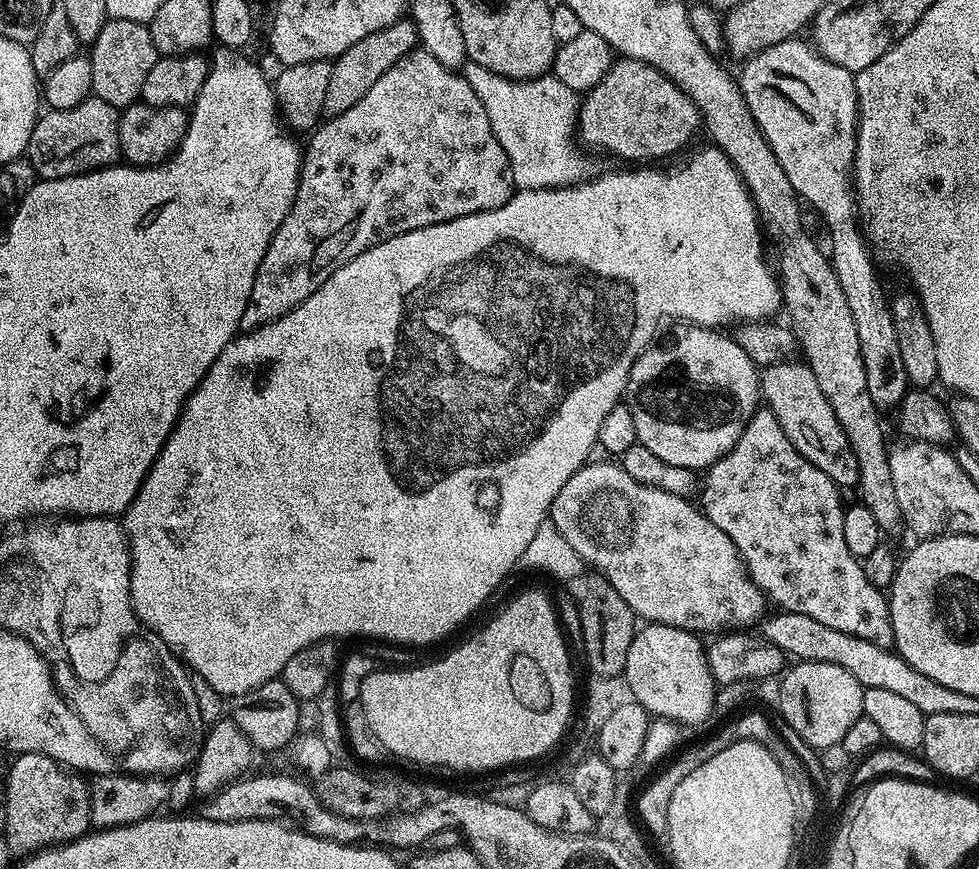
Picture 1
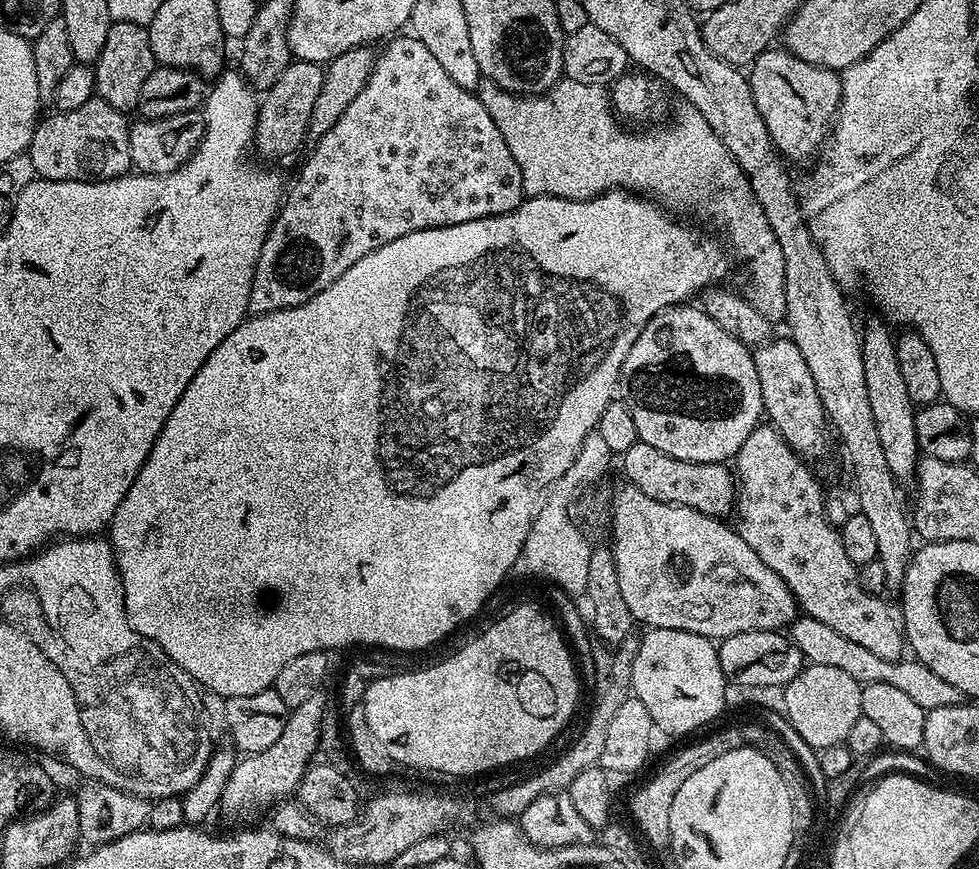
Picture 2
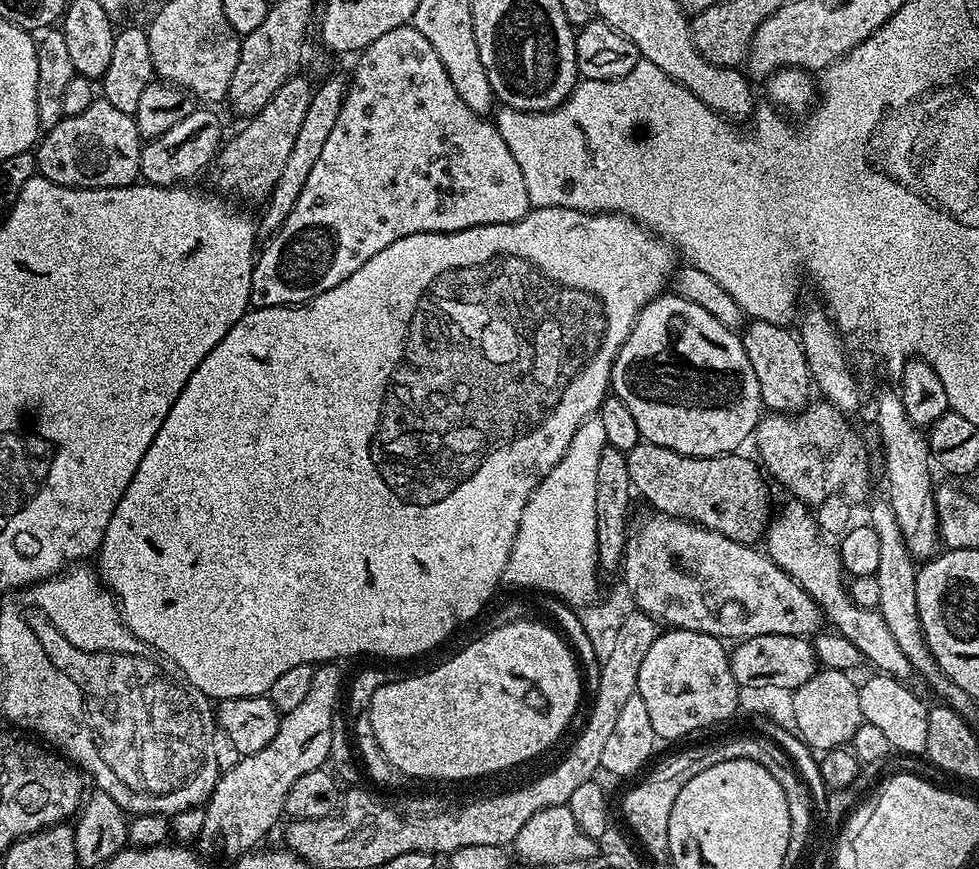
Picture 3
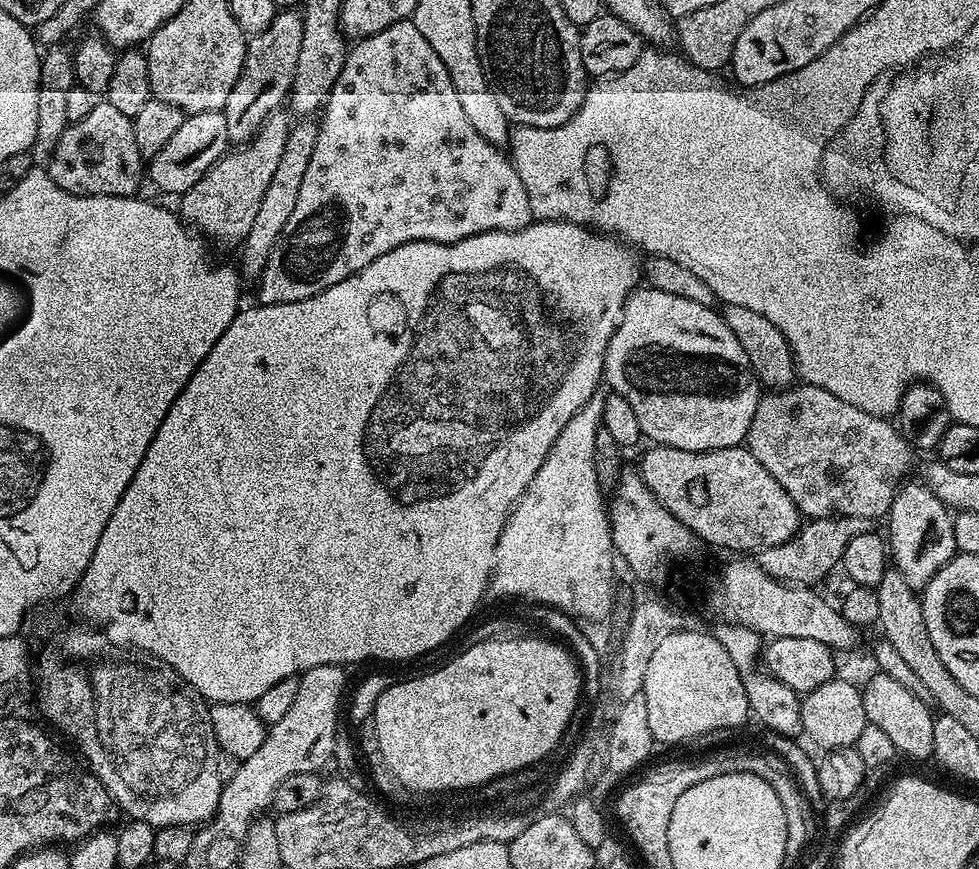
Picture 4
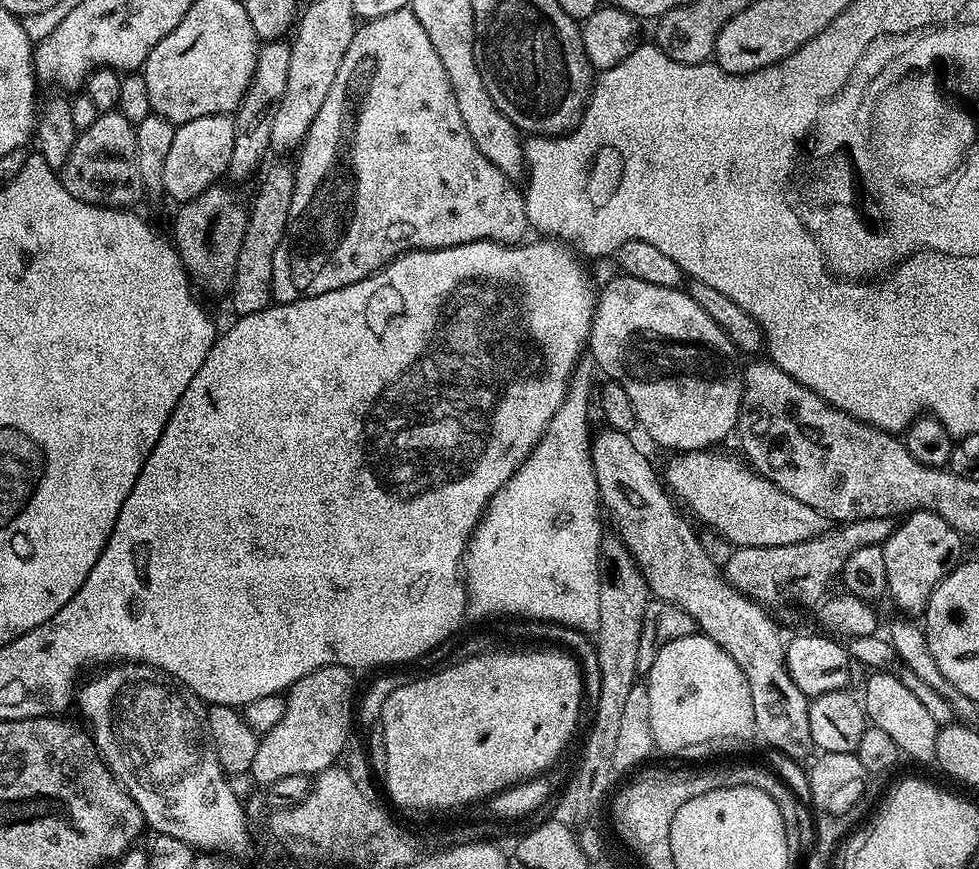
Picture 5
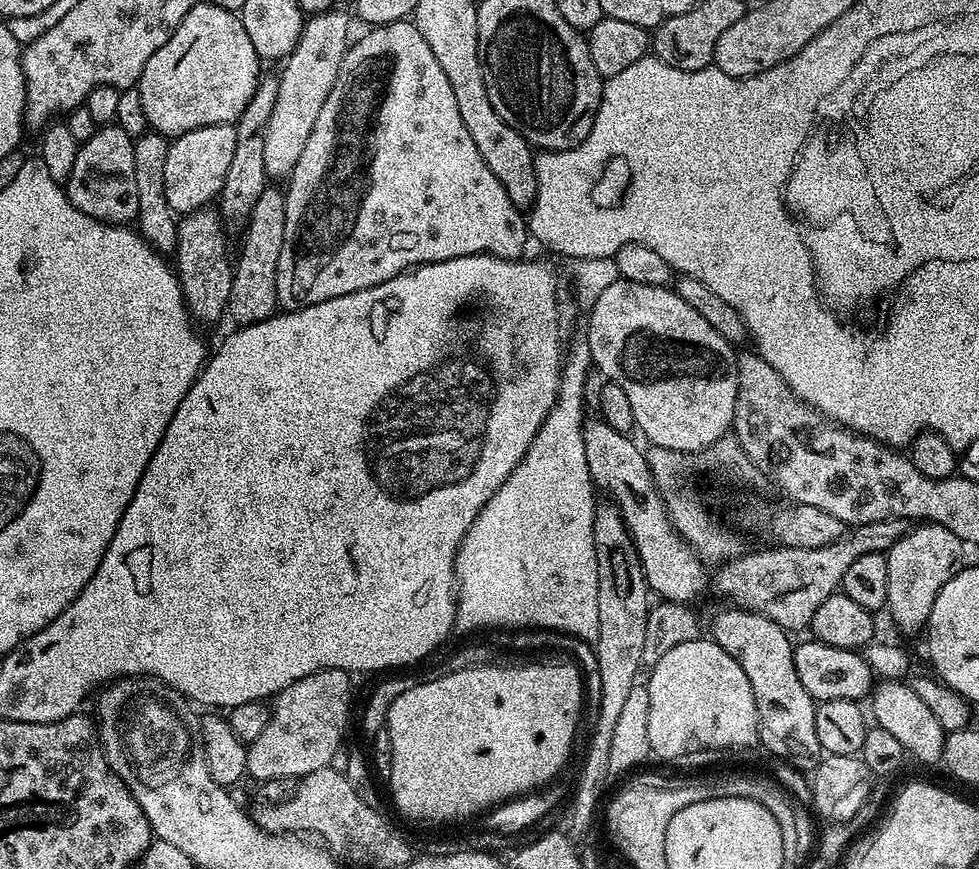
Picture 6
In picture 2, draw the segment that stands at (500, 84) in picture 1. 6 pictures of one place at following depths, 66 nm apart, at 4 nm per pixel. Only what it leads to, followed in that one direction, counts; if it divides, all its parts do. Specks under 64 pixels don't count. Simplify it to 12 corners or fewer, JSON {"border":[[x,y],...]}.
{"border":[[481,79],[528,196],[623,190],[713,220],[758,314],[784,259],[744,171],[692,104],[631,136],[599,84]]}

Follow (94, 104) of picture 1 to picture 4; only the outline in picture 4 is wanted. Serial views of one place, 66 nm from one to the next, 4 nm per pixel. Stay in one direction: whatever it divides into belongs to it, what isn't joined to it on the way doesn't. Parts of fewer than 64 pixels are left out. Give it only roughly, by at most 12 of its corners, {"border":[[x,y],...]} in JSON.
{"border":[[98,102],[50,150],[79,196],[134,196],[146,160],[132,117]]}

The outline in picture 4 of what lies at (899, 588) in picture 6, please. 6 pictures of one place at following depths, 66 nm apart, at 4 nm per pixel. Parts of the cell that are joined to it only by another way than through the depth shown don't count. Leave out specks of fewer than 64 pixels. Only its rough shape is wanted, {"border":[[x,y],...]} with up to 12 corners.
{"border":[[923,482],[886,517],[891,567],[923,590],[958,555],[954,516]]}

